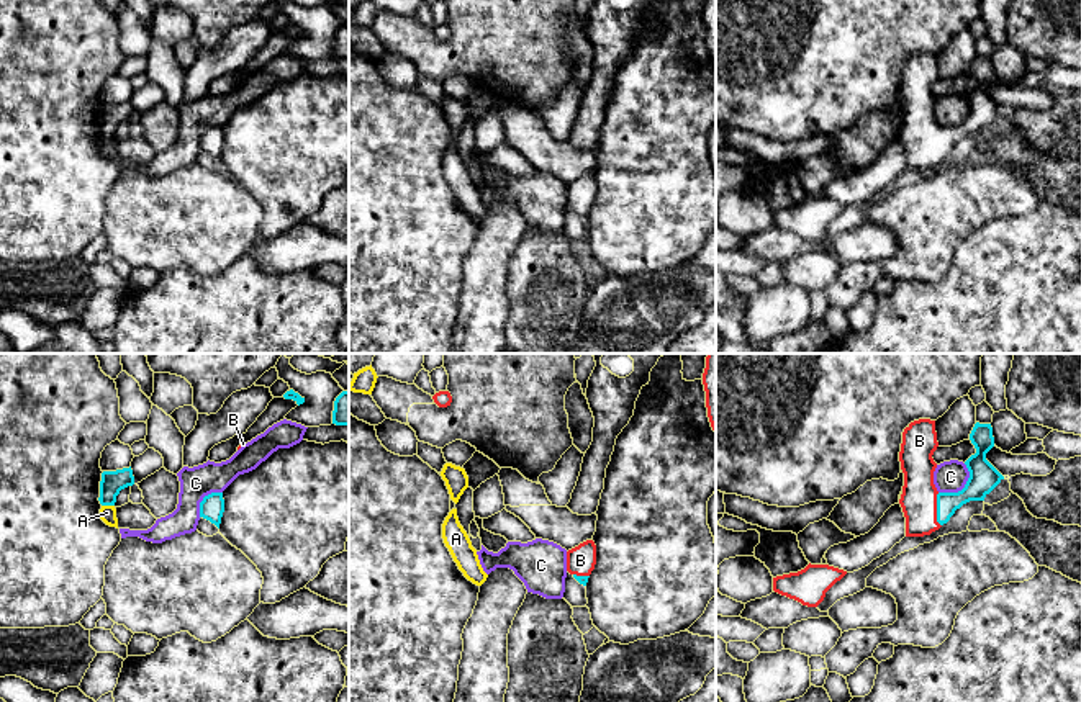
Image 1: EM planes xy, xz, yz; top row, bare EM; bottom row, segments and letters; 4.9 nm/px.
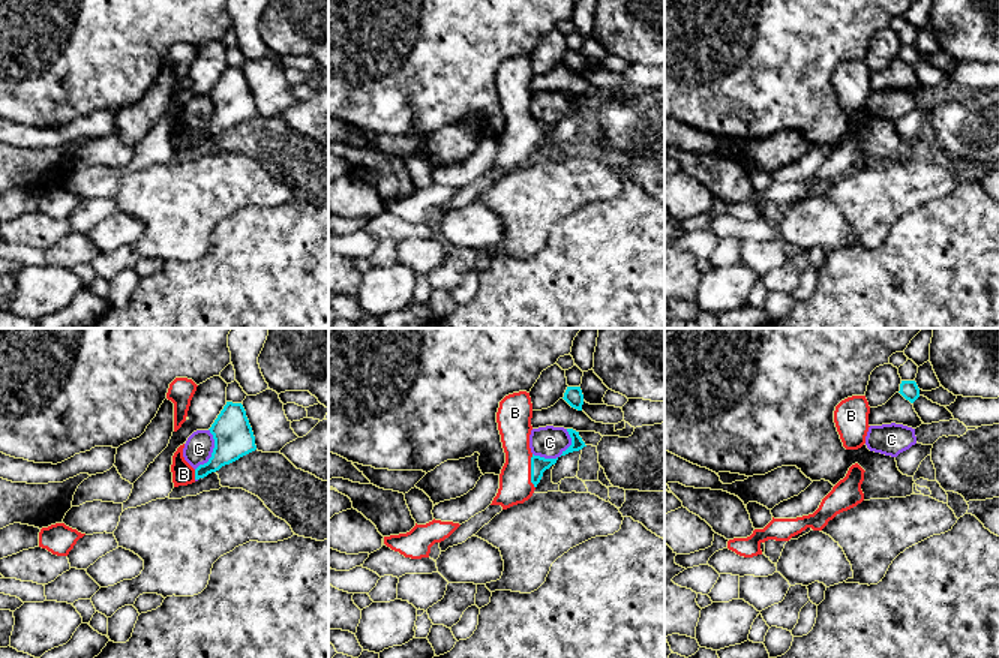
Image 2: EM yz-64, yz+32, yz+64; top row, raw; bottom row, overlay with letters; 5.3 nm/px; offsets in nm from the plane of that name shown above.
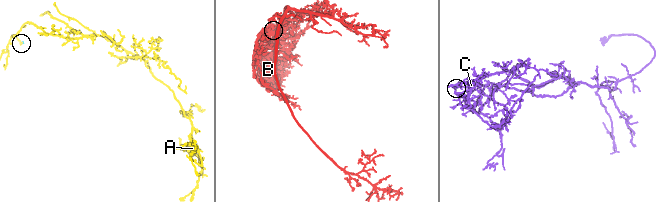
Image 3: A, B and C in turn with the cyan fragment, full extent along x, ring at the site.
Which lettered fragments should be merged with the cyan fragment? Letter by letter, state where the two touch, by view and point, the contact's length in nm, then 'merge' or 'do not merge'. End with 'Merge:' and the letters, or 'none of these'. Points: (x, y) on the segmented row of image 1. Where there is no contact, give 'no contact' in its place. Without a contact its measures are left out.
A: xy (108, 504) | 60 nm | do not merge
B: yz (937, 509) | 170 nm | merge
C: yz (963, 488) | 200 nm | do not merge
Merge: B

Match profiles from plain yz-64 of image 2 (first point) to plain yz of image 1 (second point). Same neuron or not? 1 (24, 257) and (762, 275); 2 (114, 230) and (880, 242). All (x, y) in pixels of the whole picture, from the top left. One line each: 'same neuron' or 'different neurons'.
1: same neuron
2: same neuron

